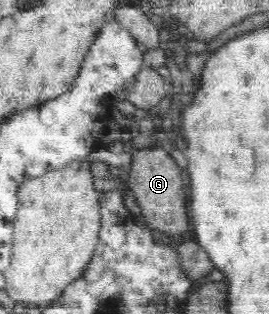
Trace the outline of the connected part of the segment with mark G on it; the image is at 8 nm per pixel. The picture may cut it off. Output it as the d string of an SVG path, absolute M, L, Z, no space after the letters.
M150 147L132 154L131 169L129 172L129 188L132 190L132 209L136 212L141 223L148 225L150 230L159 230L167 236L182 238L188 230L188 211L186 192L182 183L180 167L170 154L164 152L166 148Z

